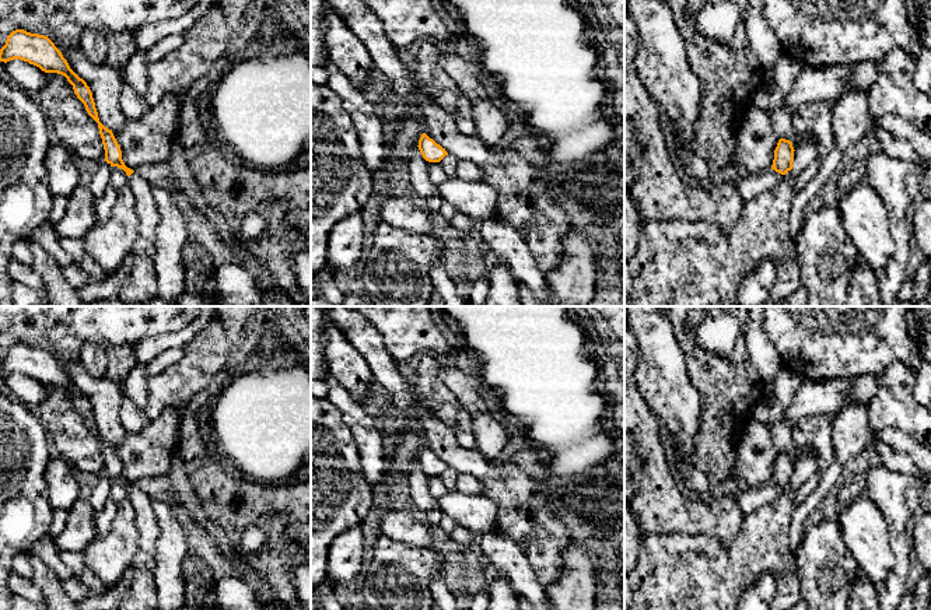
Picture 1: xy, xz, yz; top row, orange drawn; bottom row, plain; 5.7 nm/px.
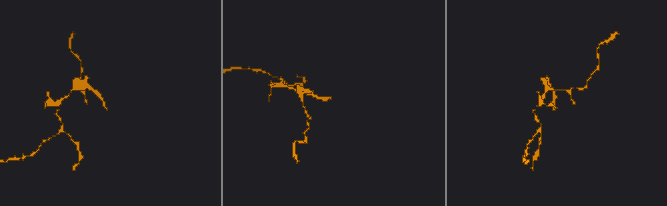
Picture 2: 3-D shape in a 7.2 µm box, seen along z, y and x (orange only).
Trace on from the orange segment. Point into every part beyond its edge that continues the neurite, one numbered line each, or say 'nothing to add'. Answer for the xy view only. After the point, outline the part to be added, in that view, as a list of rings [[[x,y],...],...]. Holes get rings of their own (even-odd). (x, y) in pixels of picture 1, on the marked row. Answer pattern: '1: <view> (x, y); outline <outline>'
1: xy (149, 217); outline [[[136,171],[129,176],[127,187],[136,197],[136,211],[139,215],[139,234],[154,245],[160,224],[160,213],[151,194],[150,183]]]

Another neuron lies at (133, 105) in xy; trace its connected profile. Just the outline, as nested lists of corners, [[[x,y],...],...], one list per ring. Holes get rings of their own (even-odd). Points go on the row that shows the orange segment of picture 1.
[[[125,67],[119,71],[122,77],[122,90],[119,97],[119,105],[127,119],[137,119],[150,111],[147,98],[140,97],[132,85],[125,80]]]

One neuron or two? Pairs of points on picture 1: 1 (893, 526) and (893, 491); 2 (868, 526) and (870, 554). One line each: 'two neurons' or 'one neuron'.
1: one neuron
2: one neuron

